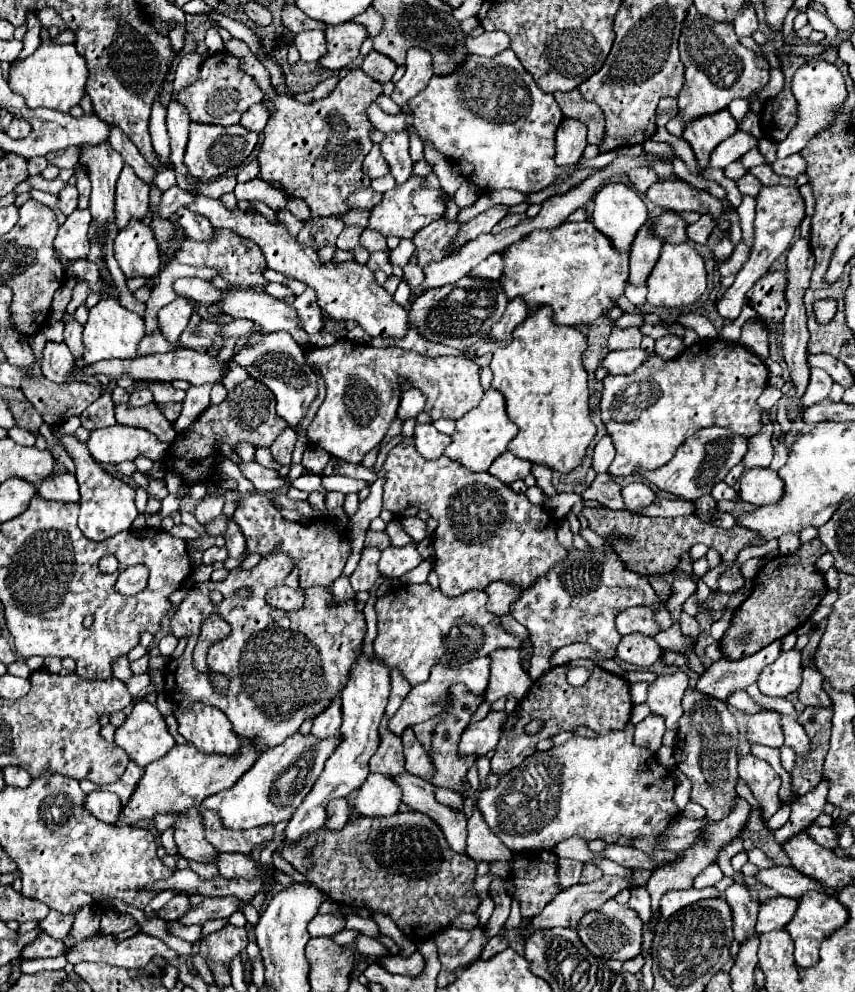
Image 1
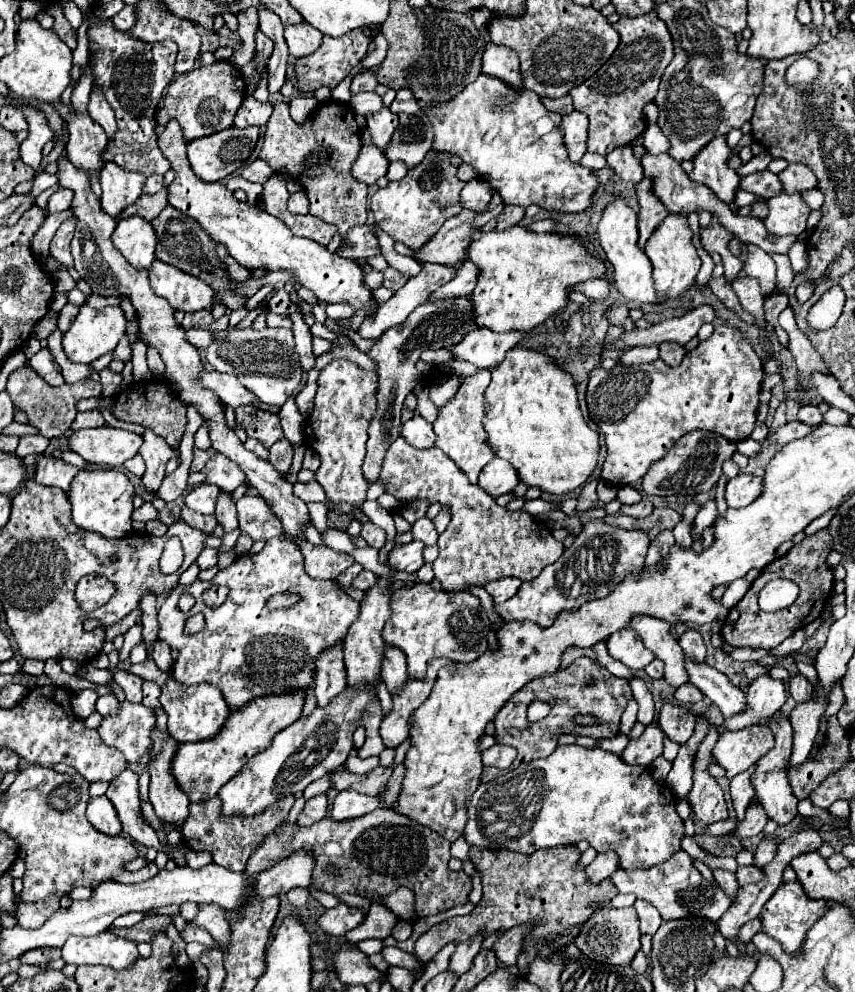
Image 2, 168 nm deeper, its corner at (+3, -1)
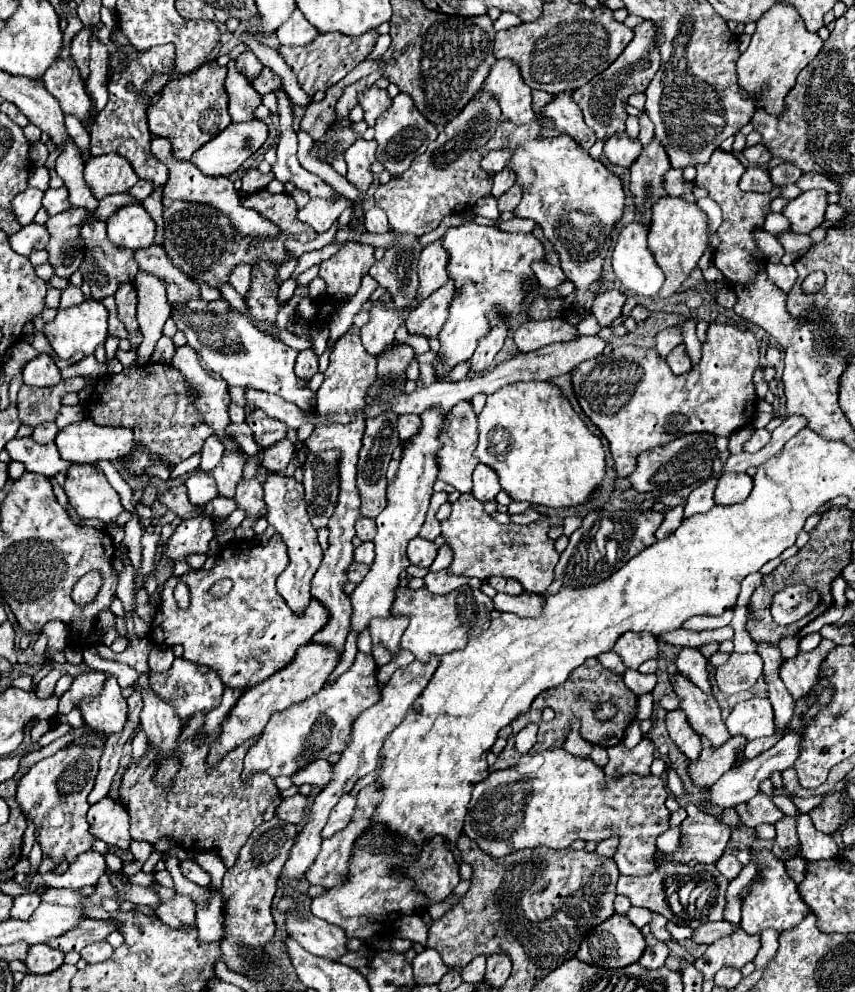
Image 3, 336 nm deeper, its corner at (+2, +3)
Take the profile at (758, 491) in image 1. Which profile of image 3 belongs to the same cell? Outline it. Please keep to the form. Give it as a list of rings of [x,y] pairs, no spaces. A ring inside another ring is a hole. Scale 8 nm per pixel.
[[[724,474],[714,490],[714,502],[724,506],[738,504],[748,498],[750,490],[752,490],[752,478],[748,474]]]

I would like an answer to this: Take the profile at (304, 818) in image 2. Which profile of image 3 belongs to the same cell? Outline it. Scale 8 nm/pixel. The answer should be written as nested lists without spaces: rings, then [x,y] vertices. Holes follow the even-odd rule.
[[[294,794],[286,800],[280,802],[280,806],[276,808],[274,816],[278,816],[280,820],[286,820],[290,824],[298,824],[302,818],[304,818],[304,812],[306,812],[306,796],[302,794]]]

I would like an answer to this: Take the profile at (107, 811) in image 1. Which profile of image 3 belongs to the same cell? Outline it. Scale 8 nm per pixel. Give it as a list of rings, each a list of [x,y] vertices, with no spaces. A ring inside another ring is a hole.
[[[102,798],[88,810],[88,824],[90,834],[94,838],[106,842],[110,848],[128,850],[130,848],[130,818],[122,804],[112,798]]]

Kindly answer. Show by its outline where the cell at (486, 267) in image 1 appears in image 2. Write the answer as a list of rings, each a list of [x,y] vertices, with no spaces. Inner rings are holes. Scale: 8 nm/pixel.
[[[463,262],[457,276],[445,286],[441,286],[437,292],[433,292],[431,298],[455,298],[461,294],[471,294],[475,284],[477,284],[477,266],[473,266],[473,262]]]

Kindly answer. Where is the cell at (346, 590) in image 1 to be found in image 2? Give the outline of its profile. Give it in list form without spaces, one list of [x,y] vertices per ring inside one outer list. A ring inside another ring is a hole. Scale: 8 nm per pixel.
[[[351,564],[345,572],[341,572],[339,576],[337,576],[337,584],[341,586],[341,588],[349,588],[351,586],[351,582],[353,582],[353,578],[359,574],[363,570],[363,566],[361,564]]]

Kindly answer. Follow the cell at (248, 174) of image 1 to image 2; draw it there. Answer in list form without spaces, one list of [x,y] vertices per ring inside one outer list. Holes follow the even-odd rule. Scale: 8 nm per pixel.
[[[255,160],[249,168],[243,170],[243,178],[249,180],[249,182],[257,182],[257,184],[263,184],[267,182],[267,178],[273,174],[273,170],[263,162],[263,160]]]

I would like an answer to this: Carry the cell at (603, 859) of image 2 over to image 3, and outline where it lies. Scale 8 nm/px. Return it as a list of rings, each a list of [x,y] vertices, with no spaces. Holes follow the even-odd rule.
[[[610,836],[610,838],[606,838],[606,840],[602,840],[602,842],[598,844],[596,852],[598,852],[600,856],[614,856],[614,854],[616,854],[616,848],[618,848],[618,838]]]

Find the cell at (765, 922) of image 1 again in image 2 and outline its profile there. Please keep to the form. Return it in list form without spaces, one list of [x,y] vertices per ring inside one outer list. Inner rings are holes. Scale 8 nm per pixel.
[[[755,918],[755,920],[751,920],[749,924],[745,924],[745,926],[741,928],[741,940],[743,940],[743,942],[751,942],[751,938],[753,938],[759,930],[761,930],[761,918]]]

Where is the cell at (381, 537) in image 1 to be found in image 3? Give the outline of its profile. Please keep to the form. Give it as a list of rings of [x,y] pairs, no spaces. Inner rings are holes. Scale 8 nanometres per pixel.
[[[358,518],[356,522],[356,536],[366,542],[366,540],[374,540],[374,532],[376,532],[376,524],[370,518]]]

